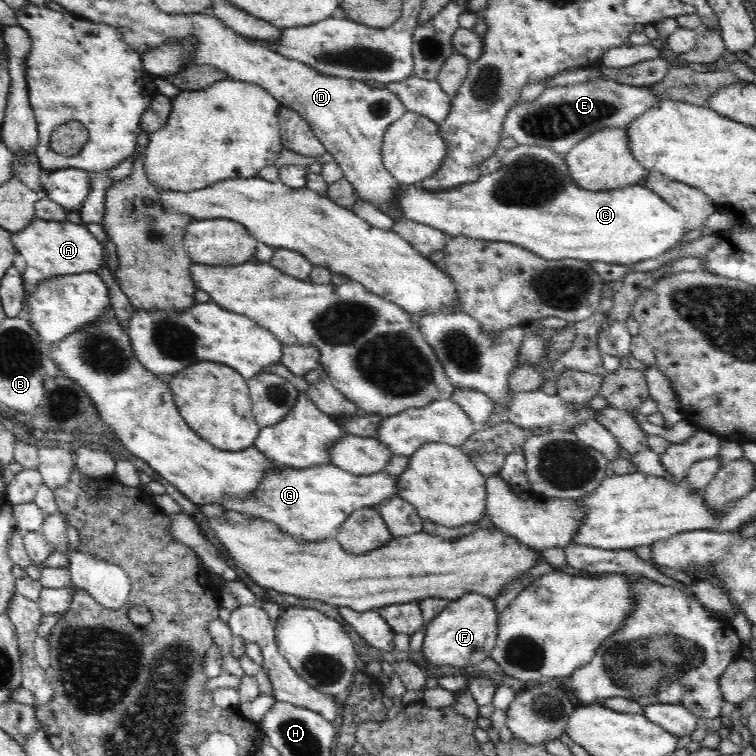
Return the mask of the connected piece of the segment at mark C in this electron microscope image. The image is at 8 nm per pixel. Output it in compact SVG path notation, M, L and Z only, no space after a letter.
M516 146L504 153L500 170L482 175L471 184L430 192L420 184L400 184L394 193L393 204L396 212L390 215L396 221L430 226L449 238L467 236L490 242L511 242L553 261L575 258L588 262L634 265L662 255L686 234L684 217L642 184L600 193L580 190L570 179L564 155L558 155L545 146Z

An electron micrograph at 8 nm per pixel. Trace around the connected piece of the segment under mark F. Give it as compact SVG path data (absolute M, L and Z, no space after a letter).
M464 594L462 598L451 601L430 622L425 622L422 657L436 668L462 669L483 664L495 650L499 632L493 599L479 594Z

